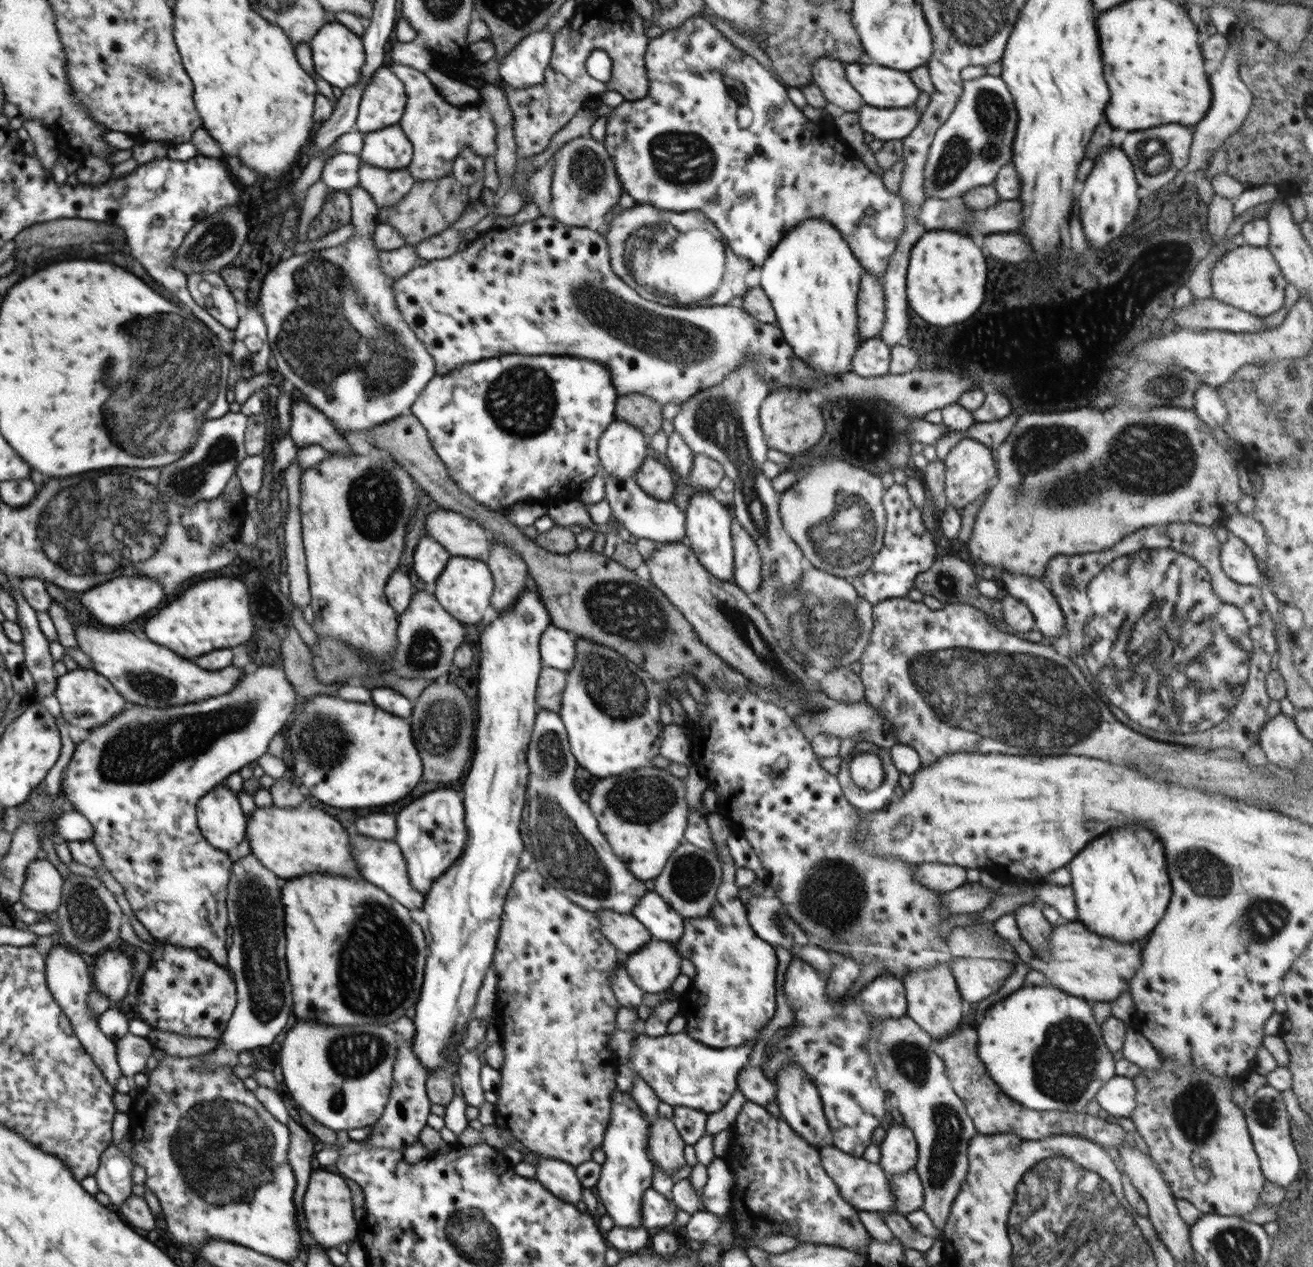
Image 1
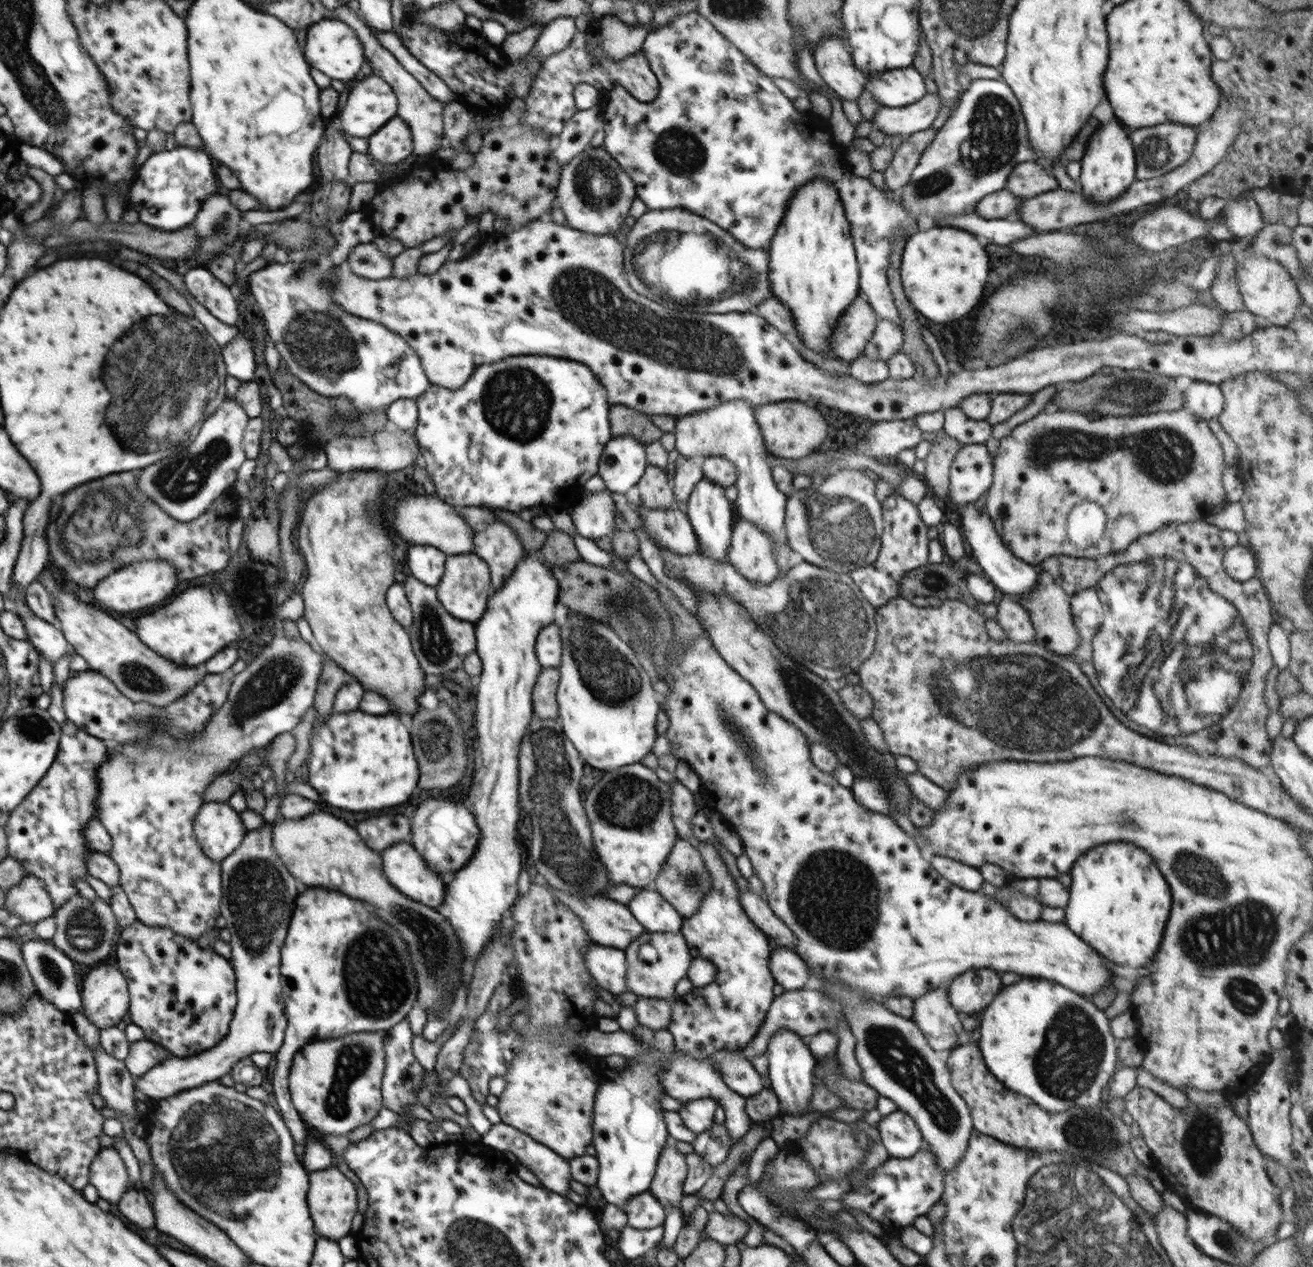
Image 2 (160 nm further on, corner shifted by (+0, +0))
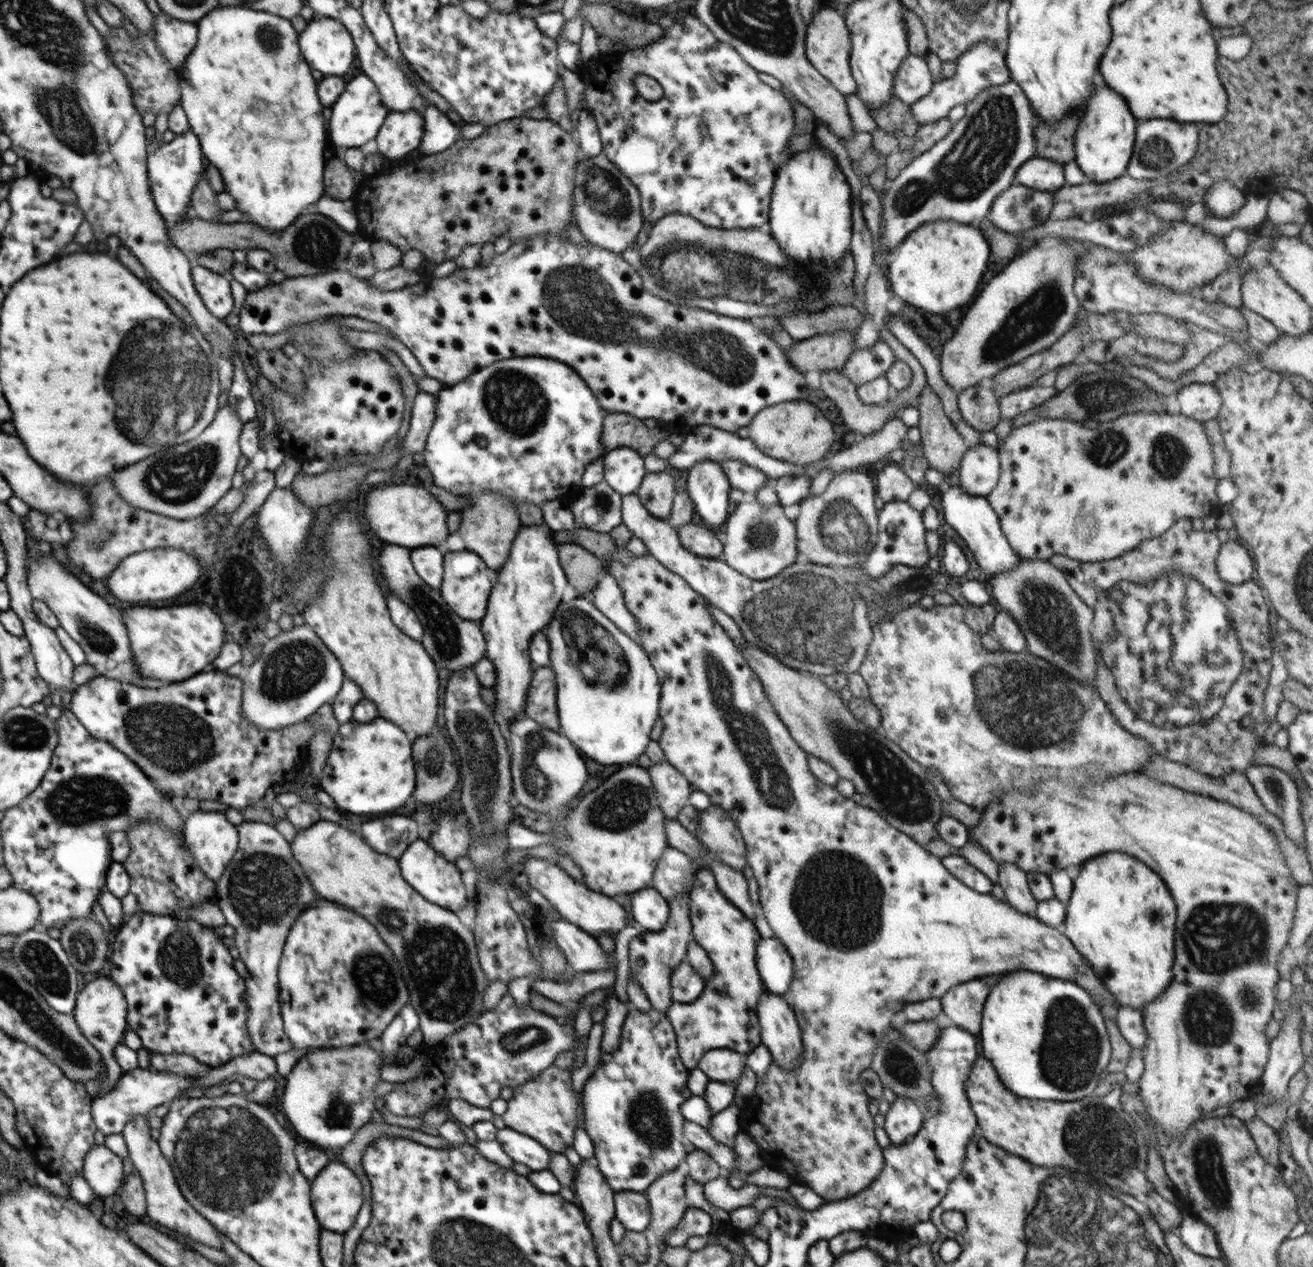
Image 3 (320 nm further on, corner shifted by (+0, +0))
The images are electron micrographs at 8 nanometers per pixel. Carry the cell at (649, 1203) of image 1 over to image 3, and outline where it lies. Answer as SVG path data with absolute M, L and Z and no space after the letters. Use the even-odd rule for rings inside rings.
M632 1191L615 1194L615 1218L626 1231L646 1232L650 1217L650 1203L645 1194Z

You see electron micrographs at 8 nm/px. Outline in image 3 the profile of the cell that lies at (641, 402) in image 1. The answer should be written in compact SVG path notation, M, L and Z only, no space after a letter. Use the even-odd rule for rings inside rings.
M626 412L607 413L604 417L601 443L604 451L616 448L631 448L646 458L661 440L668 439L668 432L650 430L642 422Z

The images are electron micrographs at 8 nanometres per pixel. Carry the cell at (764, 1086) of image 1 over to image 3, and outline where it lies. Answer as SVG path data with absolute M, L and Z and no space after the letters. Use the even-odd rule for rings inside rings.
M719 1048L707 1050L697 1066L706 1073L708 1079L730 1083L736 1088L746 1060L746 1055L729 1048Z

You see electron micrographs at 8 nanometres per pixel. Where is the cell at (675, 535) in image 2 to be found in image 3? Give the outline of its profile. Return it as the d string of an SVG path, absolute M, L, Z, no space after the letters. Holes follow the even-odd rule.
M698 521L676 528L681 545L698 556L716 559L723 551L723 538Z

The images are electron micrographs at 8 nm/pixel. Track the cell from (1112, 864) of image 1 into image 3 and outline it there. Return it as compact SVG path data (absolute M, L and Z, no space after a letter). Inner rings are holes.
M1112 850L1087 859L1073 881L1073 891L1063 925L1065 935L1072 941L1087 964L1114 995L1118 1006L1141 1009L1158 998L1171 984L1175 959L1175 928L1177 906L1168 887L1141 860Z

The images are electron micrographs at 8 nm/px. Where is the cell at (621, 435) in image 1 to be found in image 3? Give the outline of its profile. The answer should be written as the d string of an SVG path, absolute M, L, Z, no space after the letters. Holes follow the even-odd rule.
M616 448L603 456L605 482L620 495L635 494L647 475L645 459L631 448Z

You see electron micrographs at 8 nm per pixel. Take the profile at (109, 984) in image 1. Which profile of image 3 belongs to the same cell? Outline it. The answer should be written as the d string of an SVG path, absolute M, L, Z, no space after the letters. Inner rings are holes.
M94 976L92 981L88 982L77 994L77 1001L72 1015L80 1030L87 1037L88 1042L91 1042L96 1047L96 1050L99 1050L108 1073L106 1080L99 1085L99 1092L93 1096L94 1099L102 1097L112 1090L123 1074L115 1058L114 1050L122 1043L122 1036L126 1032L126 1026L129 1025L129 1022L126 1022L126 999L127 997L123 993L122 987L110 977Z

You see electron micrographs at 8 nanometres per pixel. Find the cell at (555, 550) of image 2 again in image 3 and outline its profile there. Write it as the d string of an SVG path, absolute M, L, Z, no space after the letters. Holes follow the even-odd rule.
M576 543L560 544L559 559L569 584L590 596L606 570L604 562Z

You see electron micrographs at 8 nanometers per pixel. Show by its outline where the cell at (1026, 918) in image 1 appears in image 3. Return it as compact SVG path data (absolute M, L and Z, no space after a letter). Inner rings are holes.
M1000 863L997 883L1000 884L1006 902L1022 914L1034 916L1038 901L1031 893L1027 873L1017 864Z

